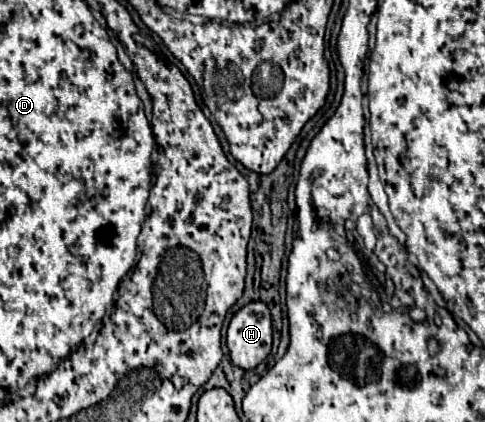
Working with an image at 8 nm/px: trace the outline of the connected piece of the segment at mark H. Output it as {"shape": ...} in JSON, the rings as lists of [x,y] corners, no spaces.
{"shape":[[[252,301],[242,307],[228,325],[230,359],[240,369],[254,369],[272,347],[272,317],[264,303]]]}

